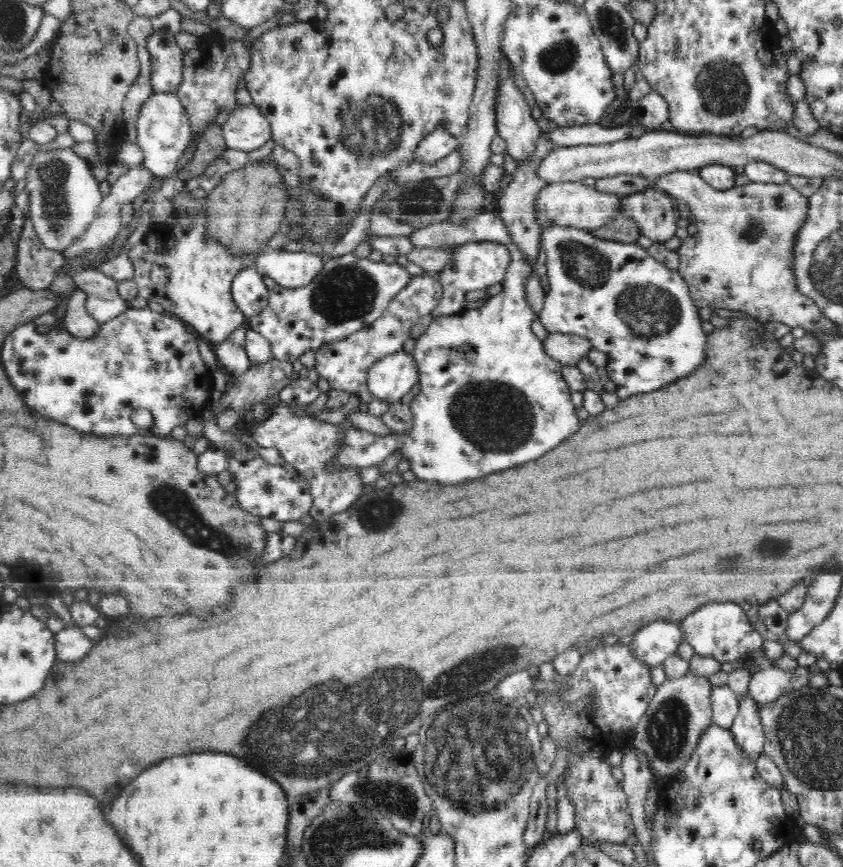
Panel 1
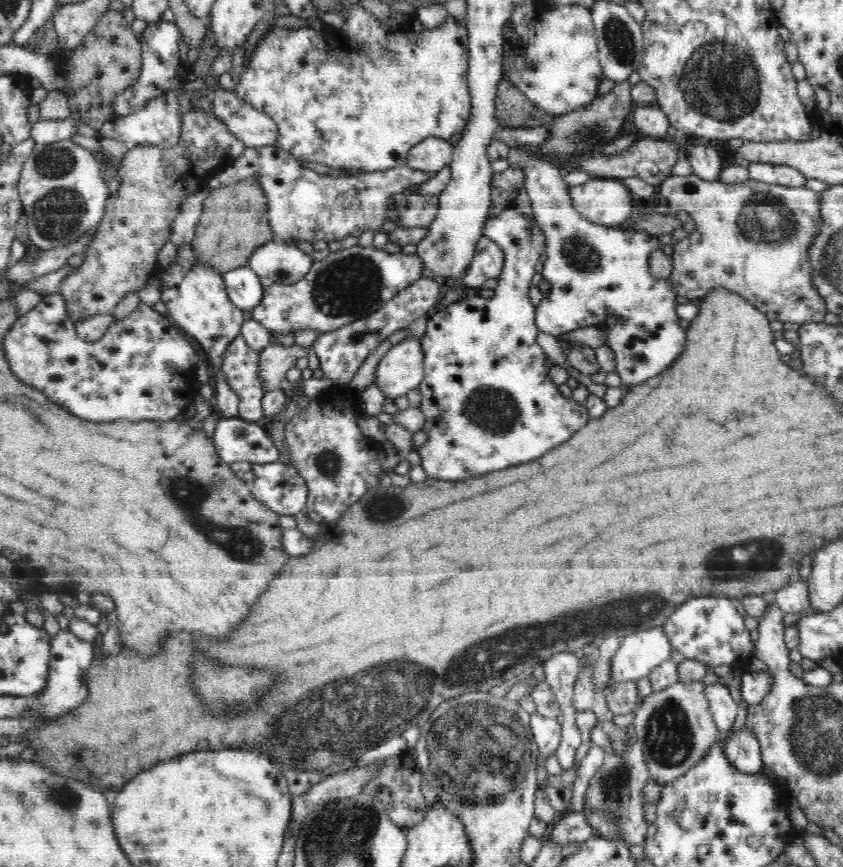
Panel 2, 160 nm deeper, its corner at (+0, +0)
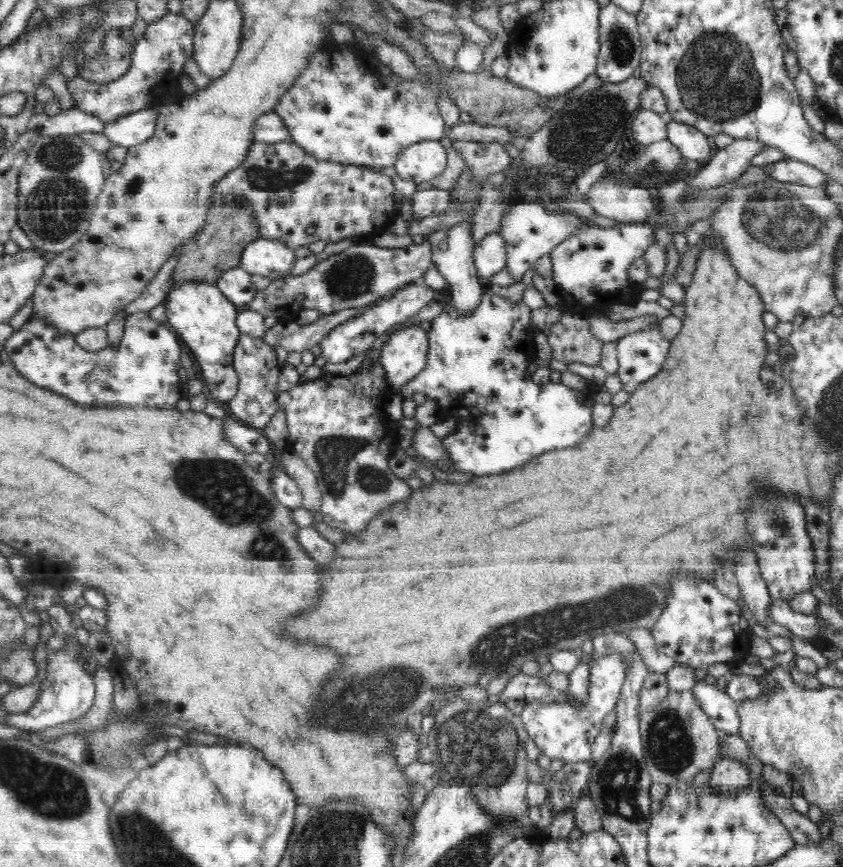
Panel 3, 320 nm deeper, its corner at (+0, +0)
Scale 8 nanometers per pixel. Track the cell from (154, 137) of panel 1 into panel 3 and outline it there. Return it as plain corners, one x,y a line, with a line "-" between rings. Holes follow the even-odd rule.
158,107
142,109
107,124
104,136
127,149
148,140
156,130

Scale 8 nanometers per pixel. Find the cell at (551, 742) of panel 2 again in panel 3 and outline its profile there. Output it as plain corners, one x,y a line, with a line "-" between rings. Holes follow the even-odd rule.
608,654
596,657
591,664
588,675
588,692
585,701
571,701
571,697
563,697
560,703
554,701
524,702
521,717
530,734
530,739
541,750
541,754
550,759
570,762
589,762
592,758
592,746
600,735
604,718
615,708
629,663
624,654

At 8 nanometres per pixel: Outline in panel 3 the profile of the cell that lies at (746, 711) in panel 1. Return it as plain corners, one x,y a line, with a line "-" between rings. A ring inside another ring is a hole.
735,758
720,759
713,767
708,786
716,787
716,793
722,796
734,795
738,788
748,786
751,776
749,768

